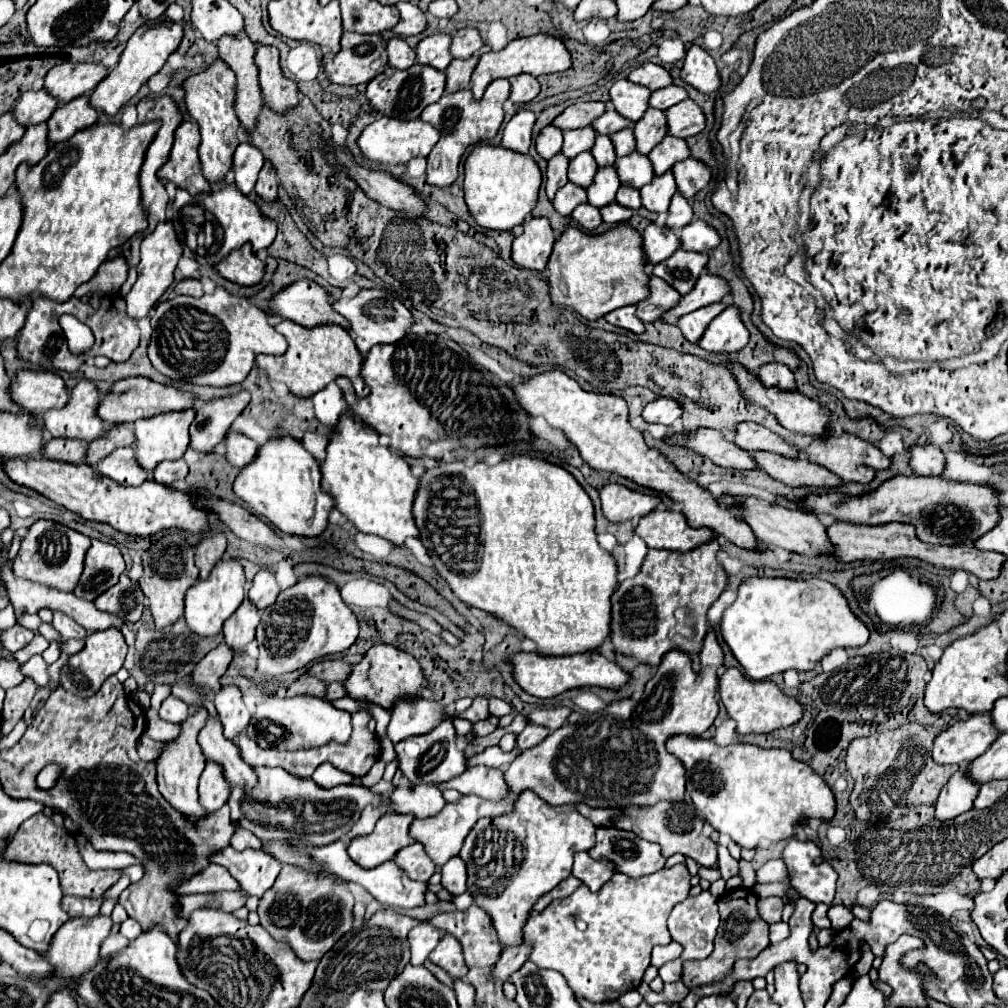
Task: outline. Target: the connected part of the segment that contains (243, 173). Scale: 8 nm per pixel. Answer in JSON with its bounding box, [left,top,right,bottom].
[235,142,263,196]

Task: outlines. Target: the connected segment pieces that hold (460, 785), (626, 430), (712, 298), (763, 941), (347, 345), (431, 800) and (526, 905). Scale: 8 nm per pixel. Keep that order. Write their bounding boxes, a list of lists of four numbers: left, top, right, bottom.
[[439,766,507,800],[513,370,757,550],[661,272,729,324],[683,888,769,988],[257,320,369,398],[391,786,445,818],[459,790,595,948]]

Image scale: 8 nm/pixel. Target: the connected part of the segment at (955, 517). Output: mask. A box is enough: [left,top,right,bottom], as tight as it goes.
[801,476,999,544]

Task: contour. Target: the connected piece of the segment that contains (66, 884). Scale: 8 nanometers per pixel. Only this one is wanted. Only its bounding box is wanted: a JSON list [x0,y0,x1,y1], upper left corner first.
[5,814,121,898]

